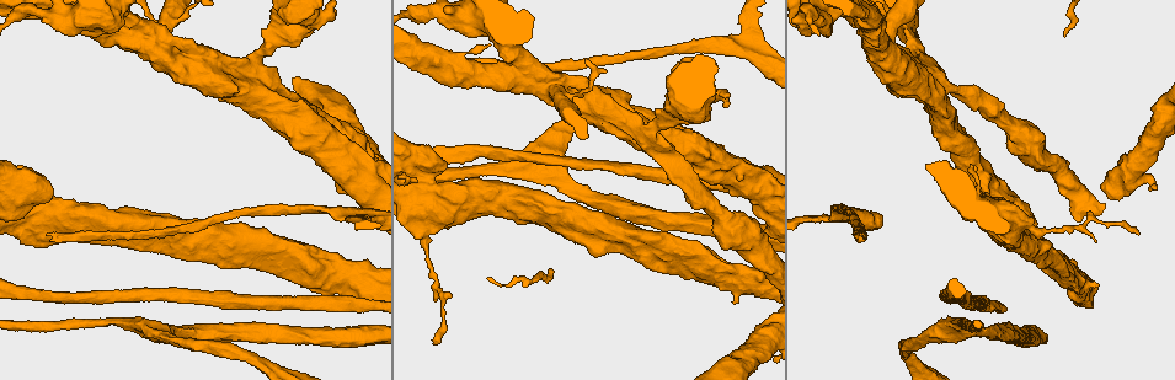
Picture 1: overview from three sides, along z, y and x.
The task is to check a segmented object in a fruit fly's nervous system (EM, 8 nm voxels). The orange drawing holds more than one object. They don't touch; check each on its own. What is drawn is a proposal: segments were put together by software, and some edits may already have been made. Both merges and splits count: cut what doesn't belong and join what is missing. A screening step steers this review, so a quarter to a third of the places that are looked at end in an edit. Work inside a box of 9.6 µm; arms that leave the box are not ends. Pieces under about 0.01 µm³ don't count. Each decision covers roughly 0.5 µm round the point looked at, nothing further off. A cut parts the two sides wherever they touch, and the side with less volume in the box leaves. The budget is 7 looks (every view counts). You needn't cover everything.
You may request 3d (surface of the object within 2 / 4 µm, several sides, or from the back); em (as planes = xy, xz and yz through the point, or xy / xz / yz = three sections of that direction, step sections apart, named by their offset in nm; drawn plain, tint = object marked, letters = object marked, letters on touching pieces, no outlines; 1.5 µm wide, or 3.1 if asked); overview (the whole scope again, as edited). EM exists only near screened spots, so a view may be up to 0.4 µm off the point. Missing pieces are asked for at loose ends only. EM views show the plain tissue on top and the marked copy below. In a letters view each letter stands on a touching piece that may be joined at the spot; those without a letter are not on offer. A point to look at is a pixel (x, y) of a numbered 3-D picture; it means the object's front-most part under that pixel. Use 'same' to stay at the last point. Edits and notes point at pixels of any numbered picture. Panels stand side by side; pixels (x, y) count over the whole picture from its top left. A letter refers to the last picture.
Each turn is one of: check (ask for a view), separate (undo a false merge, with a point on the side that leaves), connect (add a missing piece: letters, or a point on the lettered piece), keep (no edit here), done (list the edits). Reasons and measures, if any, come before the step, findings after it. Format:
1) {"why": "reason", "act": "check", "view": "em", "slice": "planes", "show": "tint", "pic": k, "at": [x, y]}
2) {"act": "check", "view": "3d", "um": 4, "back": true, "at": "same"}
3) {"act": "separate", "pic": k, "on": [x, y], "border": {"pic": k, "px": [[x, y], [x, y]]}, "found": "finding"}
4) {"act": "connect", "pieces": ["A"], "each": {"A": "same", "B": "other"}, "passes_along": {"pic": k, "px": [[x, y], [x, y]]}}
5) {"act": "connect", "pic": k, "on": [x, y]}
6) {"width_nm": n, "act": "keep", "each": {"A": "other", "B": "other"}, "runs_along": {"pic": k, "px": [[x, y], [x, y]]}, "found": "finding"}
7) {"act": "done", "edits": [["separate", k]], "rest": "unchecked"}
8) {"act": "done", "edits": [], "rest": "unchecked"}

{"why": "a fork", "act": "check", "view": "em", "slice": "planes", "show": "tint", "pic": 1, "at": [848, 216]}

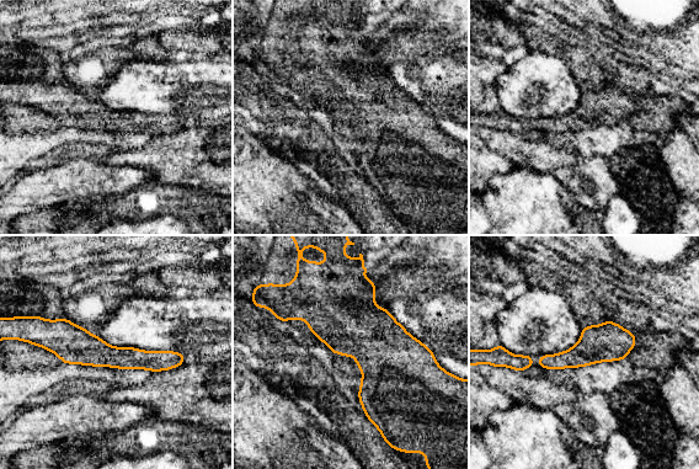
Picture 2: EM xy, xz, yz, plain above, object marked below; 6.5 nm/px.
{"why": "what lies round it", "act": "check", "view": "em", "slice": "planes", "show": "letters", "at": "same"}

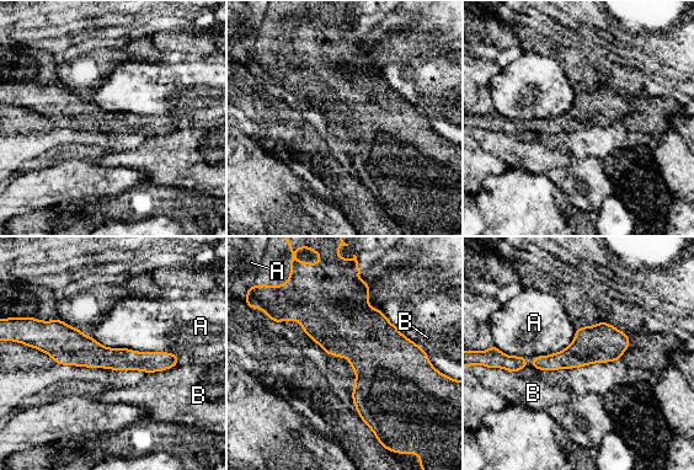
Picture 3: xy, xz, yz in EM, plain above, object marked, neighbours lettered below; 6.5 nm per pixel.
{"act": "keep", "each": {"A": "other", "B": "other"}, "runs_along": {"pic": 3, "px": [[39, 341], [107, 358], [174, 363]]}, "found": "one neuron here"}

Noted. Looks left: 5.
{"why": "thick end", "act": "check", "view": "3d", "um": 2, "pic": 1, "at": [732, 302]}

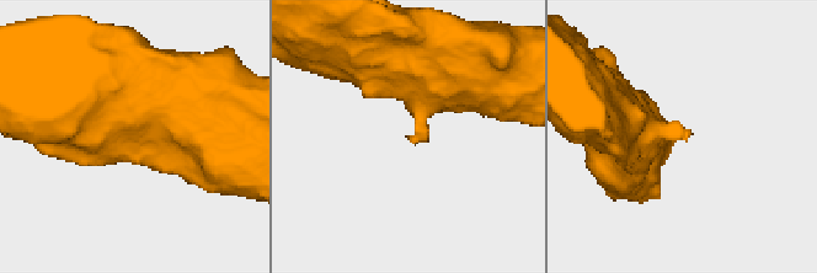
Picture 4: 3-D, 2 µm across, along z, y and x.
{"why": "shape alone is not enough", "act": "check", "view": "em", "slice": "xz", "step": 4, "show": "tint", "pic": 4, "at": [689, 130]}

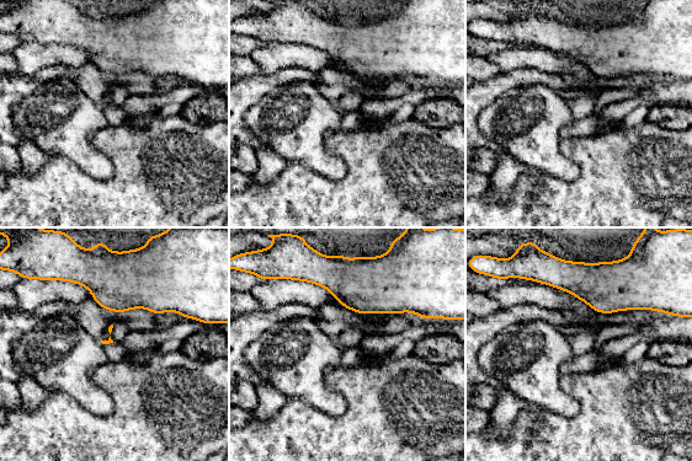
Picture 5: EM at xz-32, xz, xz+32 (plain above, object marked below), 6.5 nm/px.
{"act": "check", "view": "em", "slice": "planes", "show": "letters", "at": "same"}

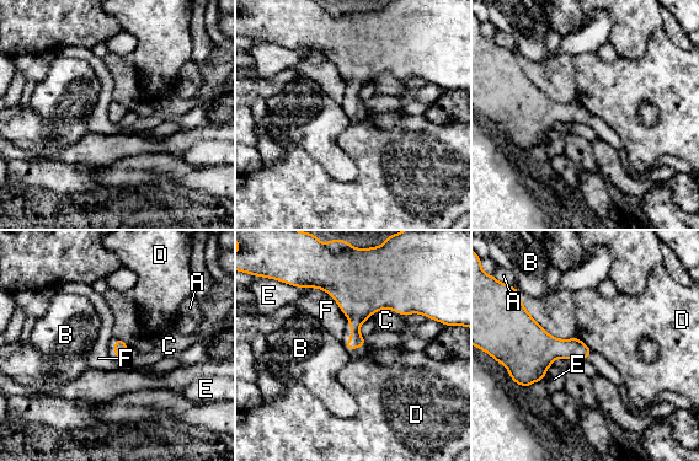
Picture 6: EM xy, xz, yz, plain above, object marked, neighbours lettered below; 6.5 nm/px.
{"act": "keep", "each": {"A": "other", "B": "other", "C": "other", "D": "other", "E": "other", "F": "other"}, "border": {"pic": 6, "px": [[576, 336], [592, 349]]}, "found": "no lettered piece goes on from it"}

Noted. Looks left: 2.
{"why": "looks like a crossing", "act": "check", "view": "em", "slice": "xz", "step": 8, "show": "letters", "pic": 1, "at": [160, 331]}

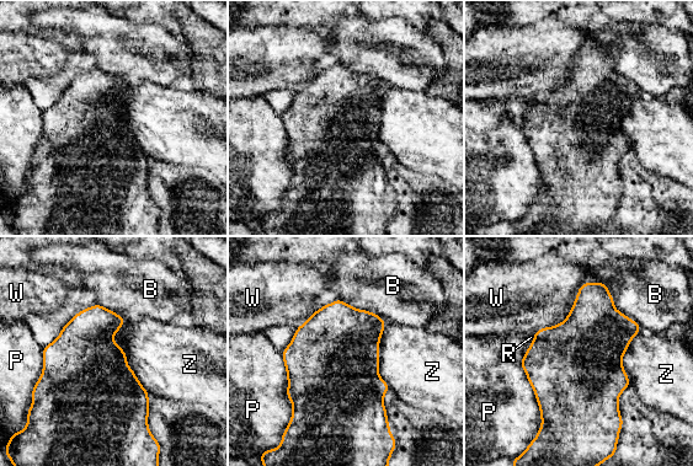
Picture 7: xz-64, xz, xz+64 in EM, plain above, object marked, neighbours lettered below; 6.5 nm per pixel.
{"act": "keep", "each": {"B": "other", "P": "other", "R": "other", "W": "other", "Z": "other"}, "border": {"pic": 7, "px": [[126, 320], [111, 338], [149, 394]]}, "found": "one neuron here"}

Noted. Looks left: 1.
{"act": "done", "edits": [], "rest": "unchecked"}

